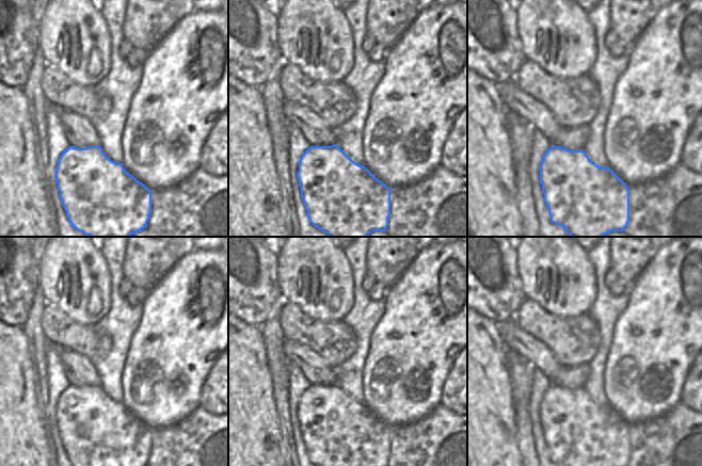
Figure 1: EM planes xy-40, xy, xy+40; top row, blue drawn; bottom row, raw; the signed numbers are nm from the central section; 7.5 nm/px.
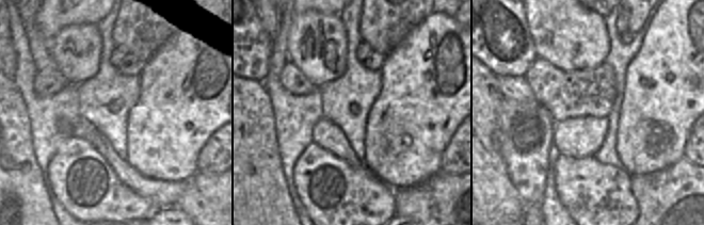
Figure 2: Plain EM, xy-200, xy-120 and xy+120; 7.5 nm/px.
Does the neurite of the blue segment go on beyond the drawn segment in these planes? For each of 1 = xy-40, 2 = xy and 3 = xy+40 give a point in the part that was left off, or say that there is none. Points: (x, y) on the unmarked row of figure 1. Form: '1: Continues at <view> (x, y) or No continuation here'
1: No continuation here
2: No continuation here
3: No continuation here

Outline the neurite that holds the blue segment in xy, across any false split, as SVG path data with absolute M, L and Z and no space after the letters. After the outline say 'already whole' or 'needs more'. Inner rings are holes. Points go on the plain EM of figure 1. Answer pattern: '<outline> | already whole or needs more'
M310 385L299 399L297 412L307 456L315 466L387 466L390 428L367 406L355 402L339 385Z | already whole

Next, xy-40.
M69 385L58 399L55 420L62 444L73 466L147 466L151 452L151 430L131 415L122 402L112 400L100 385Z | already whole

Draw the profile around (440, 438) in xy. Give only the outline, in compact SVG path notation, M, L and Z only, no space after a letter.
M438 404L419 421L390 428L387 466L467 466L467 415L458 415Z

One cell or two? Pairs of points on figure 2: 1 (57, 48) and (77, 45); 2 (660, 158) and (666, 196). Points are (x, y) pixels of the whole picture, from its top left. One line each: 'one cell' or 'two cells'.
1: one cell
2: two cells

